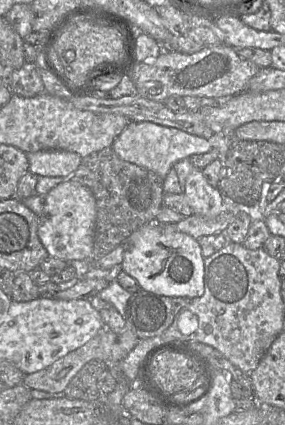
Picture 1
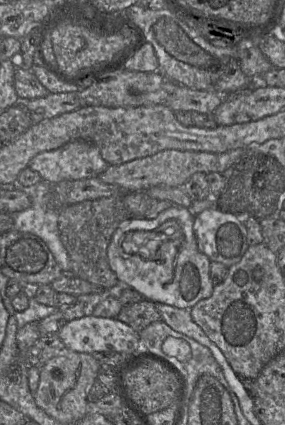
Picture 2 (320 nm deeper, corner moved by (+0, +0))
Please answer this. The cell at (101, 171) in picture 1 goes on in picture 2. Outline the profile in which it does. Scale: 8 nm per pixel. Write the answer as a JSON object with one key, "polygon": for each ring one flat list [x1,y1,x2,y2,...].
{"polygon":[[125,193,69,204,59,210,59,234,71,261,71,272,105,290,119,282,110,268,107,250,116,229,132,218,124,203]]}

